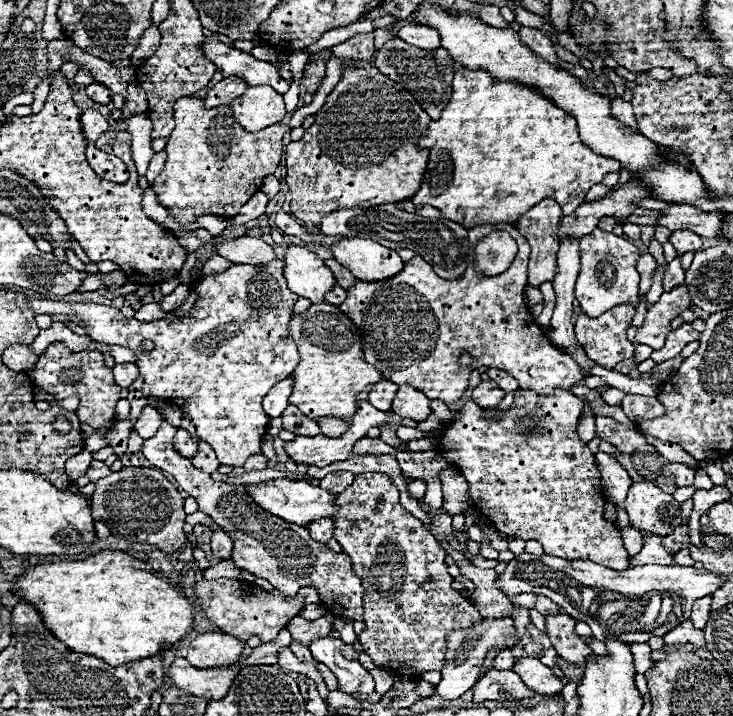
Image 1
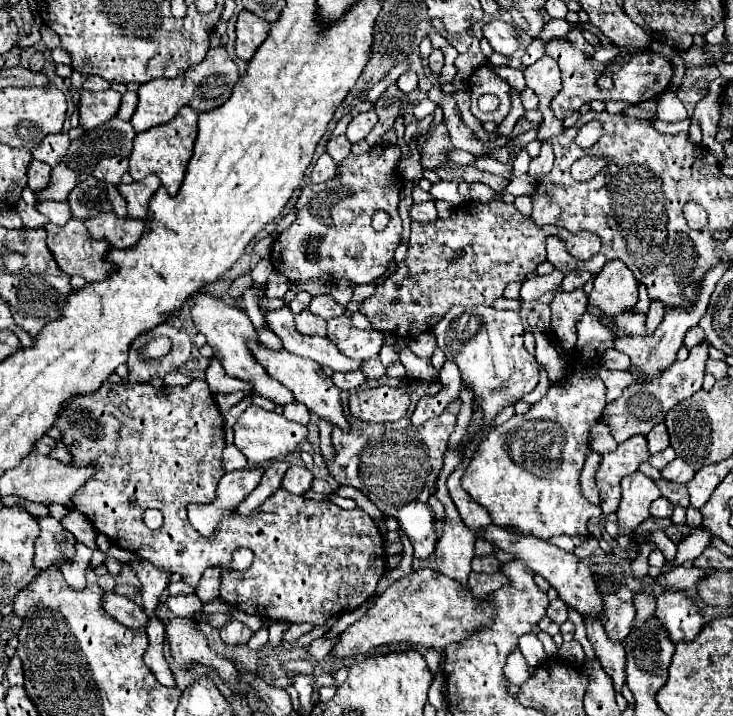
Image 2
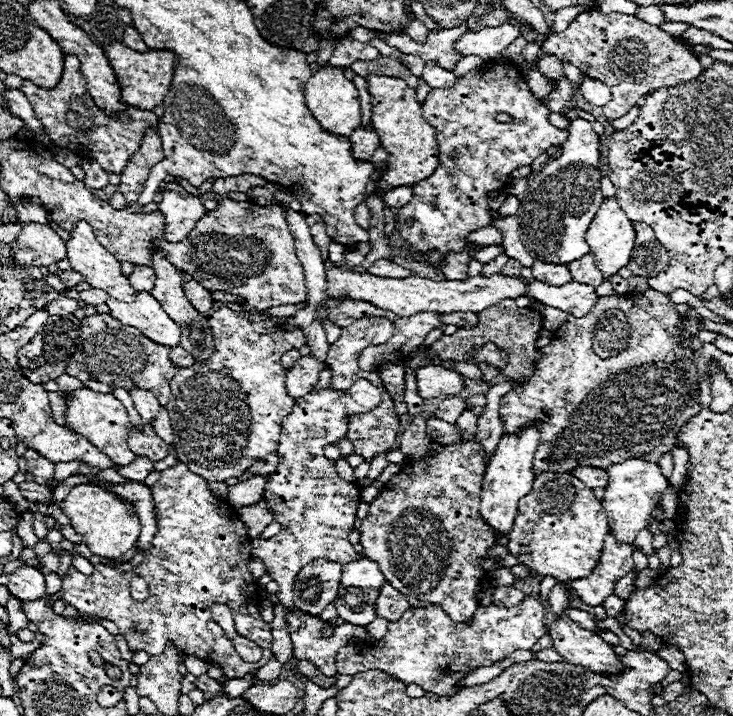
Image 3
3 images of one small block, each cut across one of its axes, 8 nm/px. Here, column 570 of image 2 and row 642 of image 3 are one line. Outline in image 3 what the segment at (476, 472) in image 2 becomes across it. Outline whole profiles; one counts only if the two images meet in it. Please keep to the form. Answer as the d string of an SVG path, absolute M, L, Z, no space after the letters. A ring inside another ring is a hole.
M530 596L512 608L478 606L472 624L454 624L440 606L424 610L410 608L400 620L388 624L386 636L378 642L342 646L336 654L336 670L338 674L354 676L374 668L402 680L406 686L418 684L426 692L454 696L454 684L466 674L482 666L492 666L514 650L530 650L544 634L548 634L546 610Z

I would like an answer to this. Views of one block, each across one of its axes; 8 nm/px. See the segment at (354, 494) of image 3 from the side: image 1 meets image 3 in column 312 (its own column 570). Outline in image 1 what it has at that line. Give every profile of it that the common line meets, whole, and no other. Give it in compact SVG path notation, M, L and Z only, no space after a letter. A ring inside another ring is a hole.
M516 390L510 412L500 420L486 420L480 406L466 402L462 418L442 434L440 448L446 460L466 478L472 506L476 506L476 510L496 526L496 530L510 538L538 540L544 546L544 552L552 556L566 560L592 560L612 570L628 570L628 552L622 546L620 530L602 518L604 496L594 454L576 434L582 410L584 402L570 390L556 390L552 398L544 398L534 390Z

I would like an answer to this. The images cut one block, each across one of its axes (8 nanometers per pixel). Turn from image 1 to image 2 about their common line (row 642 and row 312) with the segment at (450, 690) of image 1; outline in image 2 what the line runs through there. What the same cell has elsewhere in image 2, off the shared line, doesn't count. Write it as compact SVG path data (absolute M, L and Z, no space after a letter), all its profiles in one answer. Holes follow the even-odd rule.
M452 306L434 326L434 336L446 358L460 366L464 386L474 390L474 402L488 414L490 428L504 406L516 404L538 384L540 368L536 358L524 348L524 328L518 312L494 310L492 306Z

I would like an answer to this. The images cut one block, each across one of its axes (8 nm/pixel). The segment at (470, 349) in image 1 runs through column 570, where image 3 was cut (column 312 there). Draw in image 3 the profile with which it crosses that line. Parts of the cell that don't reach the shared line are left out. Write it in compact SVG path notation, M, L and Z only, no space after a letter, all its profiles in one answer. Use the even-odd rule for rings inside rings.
M312 356L298 358L294 362L294 366L290 368L288 376L286 376L288 394L292 398L306 396L314 388L314 384L316 384L316 380L318 380L318 376L320 376L322 370L324 370L324 366L318 360L314 360Z

